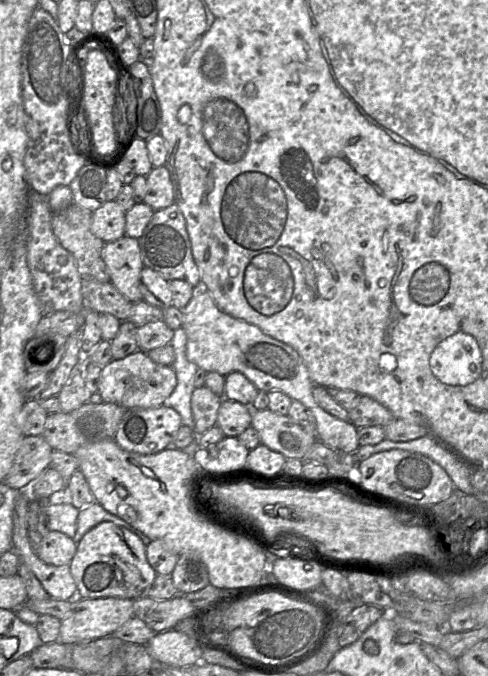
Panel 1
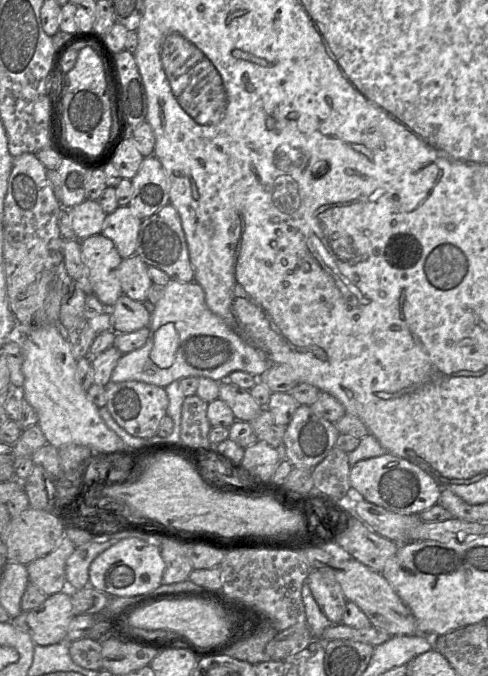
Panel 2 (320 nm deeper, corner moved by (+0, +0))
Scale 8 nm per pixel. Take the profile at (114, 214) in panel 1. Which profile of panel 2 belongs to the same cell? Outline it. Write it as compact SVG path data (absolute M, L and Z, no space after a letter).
M84 200L82 203L69 209L71 226L77 239L101 234L107 213L96 200Z

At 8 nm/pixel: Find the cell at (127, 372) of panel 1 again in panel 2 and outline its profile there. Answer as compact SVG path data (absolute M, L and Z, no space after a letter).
M170 280L167 285L164 287L164 294L161 299L154 305L155 309L153 313L151 313L151 320L148 326L149 328L149 336L146 344L130 353L123 354L116 368L113 370L111 375L111 383L119 383L124 381L138 381L144 382L147 384L156 385L162 388L165 388L169 384L174 381L181 380L186 377L206 377L213 379L217 382L221 382L227 380L230 373L234 371L243 371L250 373L256 377L262 375L269 367L269 365L274 365L269 363L263 355L253 346L249 345L245 341L243 341L220 317L215 315L207 306L205 301L205 293L203 288L195 281L192 282L179 282L175 280Z

